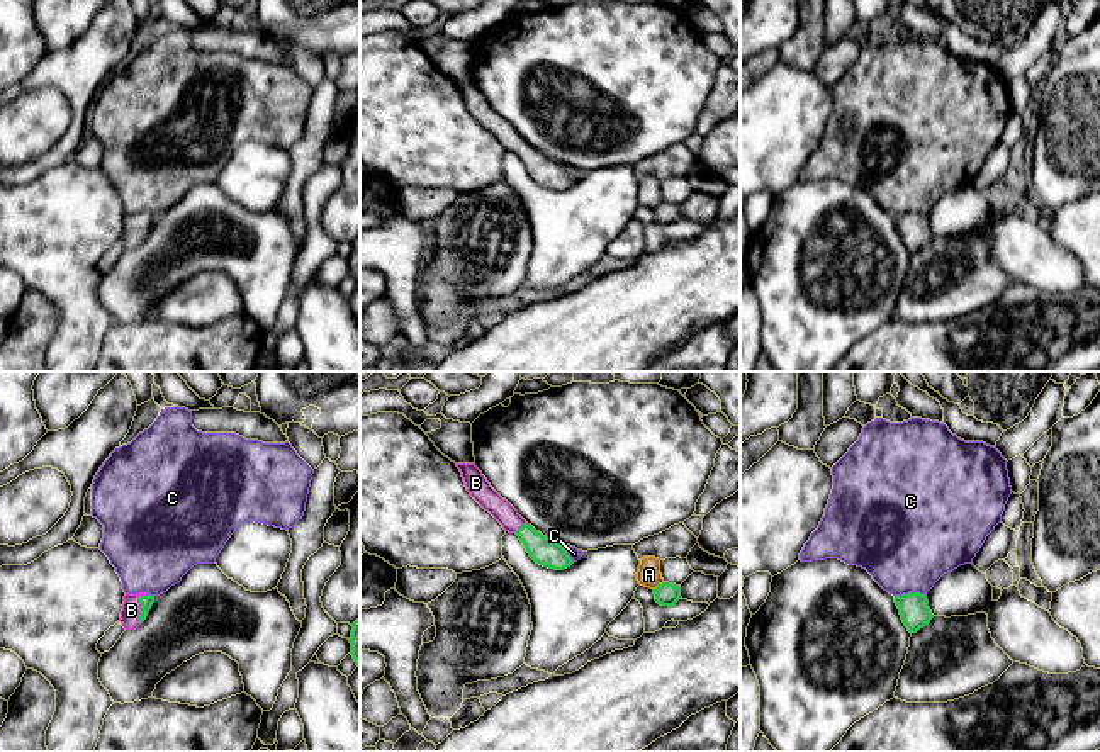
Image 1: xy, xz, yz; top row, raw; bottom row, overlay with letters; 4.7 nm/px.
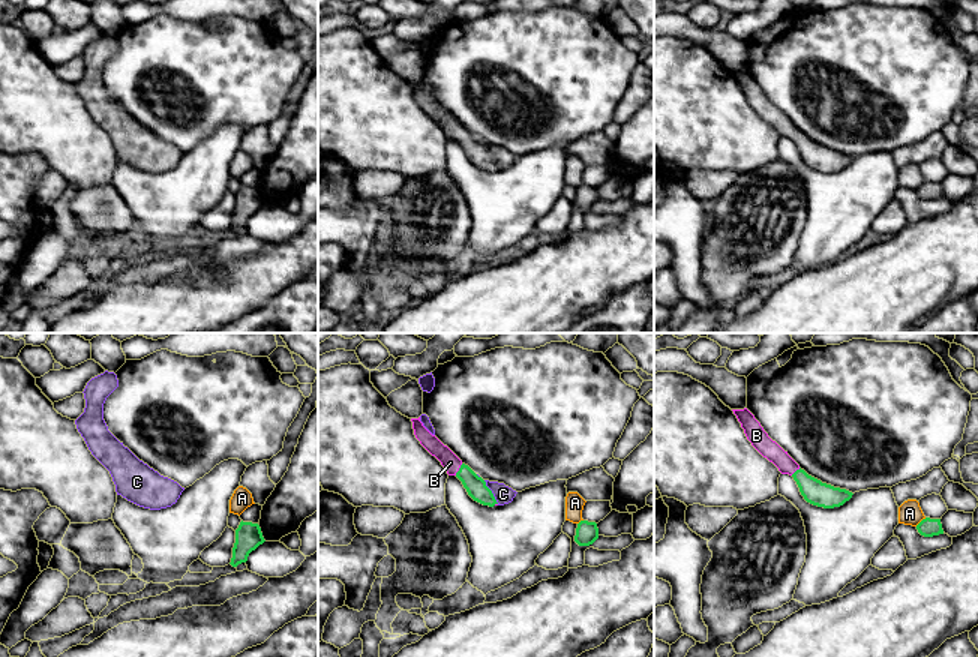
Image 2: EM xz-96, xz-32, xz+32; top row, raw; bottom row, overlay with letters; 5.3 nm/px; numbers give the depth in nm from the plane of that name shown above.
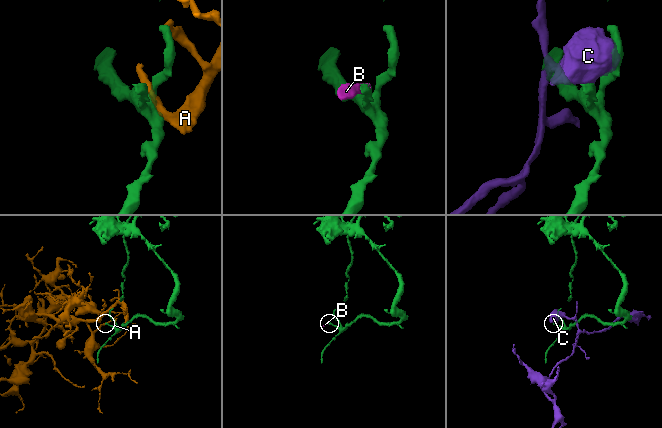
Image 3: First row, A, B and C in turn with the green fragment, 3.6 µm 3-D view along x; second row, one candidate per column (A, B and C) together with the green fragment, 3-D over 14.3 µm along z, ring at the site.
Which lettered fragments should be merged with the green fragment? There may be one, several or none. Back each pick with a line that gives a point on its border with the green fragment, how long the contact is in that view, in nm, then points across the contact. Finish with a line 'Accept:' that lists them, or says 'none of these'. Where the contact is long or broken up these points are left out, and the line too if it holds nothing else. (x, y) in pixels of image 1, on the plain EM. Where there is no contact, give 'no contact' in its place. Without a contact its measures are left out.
B: xy (141, 226) | 140 nm | across xy (146, 221), (141, 226), (131, 230)
Accept: B

